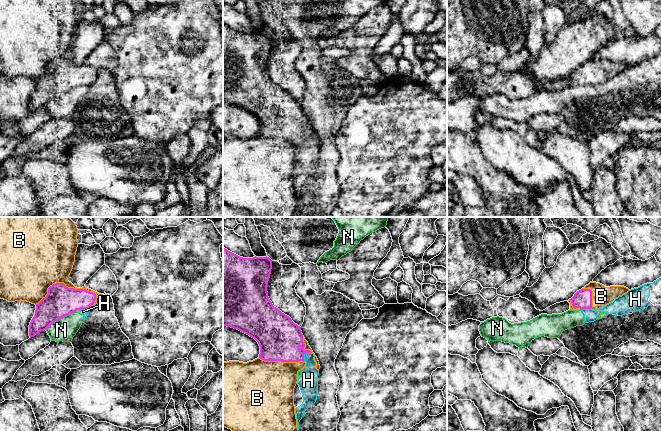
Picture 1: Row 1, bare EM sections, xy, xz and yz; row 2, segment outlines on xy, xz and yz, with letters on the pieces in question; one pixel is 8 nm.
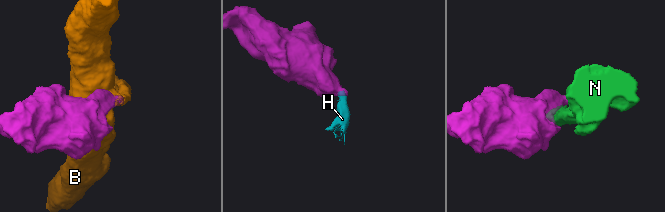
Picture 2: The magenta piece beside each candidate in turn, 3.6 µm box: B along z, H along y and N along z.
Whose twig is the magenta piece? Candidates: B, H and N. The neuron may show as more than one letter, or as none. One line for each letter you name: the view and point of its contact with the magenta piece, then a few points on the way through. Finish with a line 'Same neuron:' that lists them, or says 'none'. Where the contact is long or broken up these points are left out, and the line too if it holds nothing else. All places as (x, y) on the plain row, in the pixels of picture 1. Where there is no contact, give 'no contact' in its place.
B: contact xy (63, 60)
Same neuron: B

